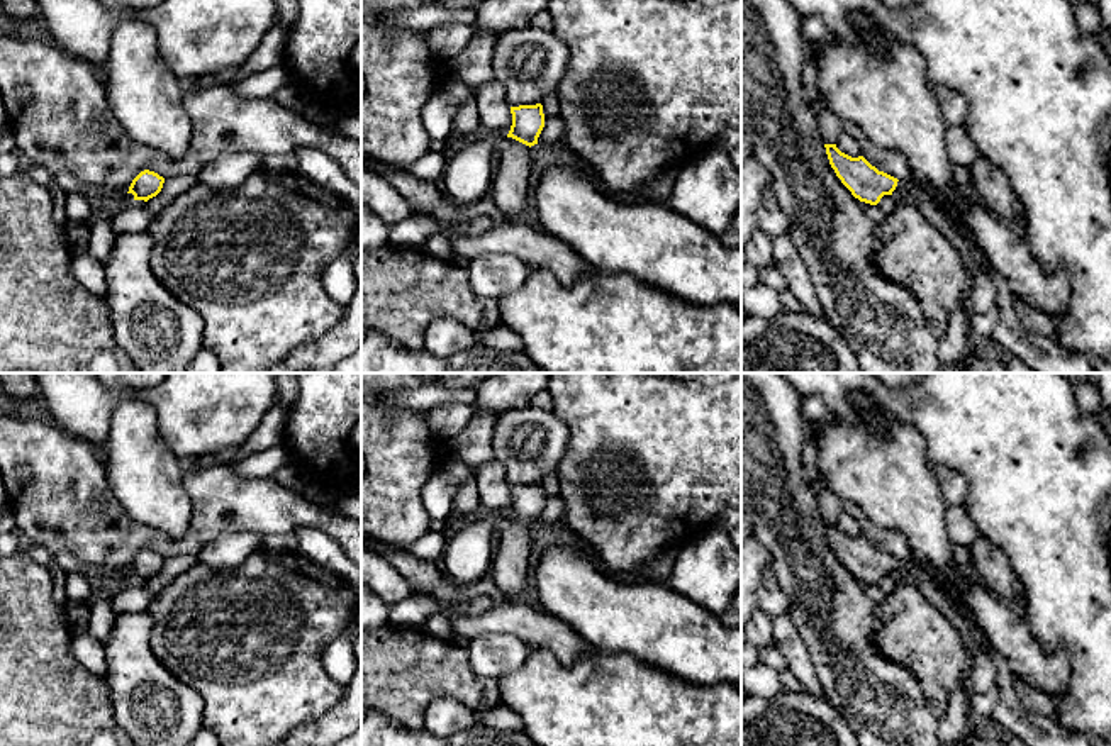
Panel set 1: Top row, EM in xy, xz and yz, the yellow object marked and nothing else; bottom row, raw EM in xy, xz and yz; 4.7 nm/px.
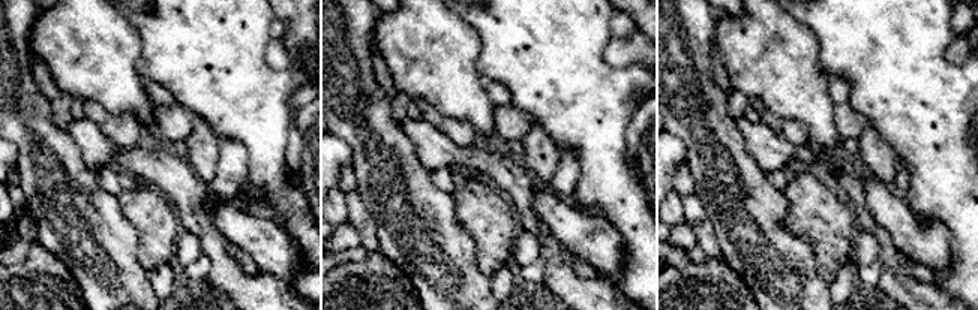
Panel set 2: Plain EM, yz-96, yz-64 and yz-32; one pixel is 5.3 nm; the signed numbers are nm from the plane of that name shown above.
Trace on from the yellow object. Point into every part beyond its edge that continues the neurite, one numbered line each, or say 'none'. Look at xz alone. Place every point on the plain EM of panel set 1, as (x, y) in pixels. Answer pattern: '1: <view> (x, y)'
1: xz (509, 570)

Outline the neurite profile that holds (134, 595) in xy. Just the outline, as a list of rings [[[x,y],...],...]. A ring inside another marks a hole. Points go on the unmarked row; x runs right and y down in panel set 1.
[[[129,580],[126,582],[112,598],[112,610],[117,614],[124,612],[142,612],[154,600],[154,593],[148,582]]]

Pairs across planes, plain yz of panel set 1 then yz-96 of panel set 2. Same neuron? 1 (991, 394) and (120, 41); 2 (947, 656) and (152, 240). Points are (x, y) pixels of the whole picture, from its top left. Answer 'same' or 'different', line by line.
1: different
2: same

